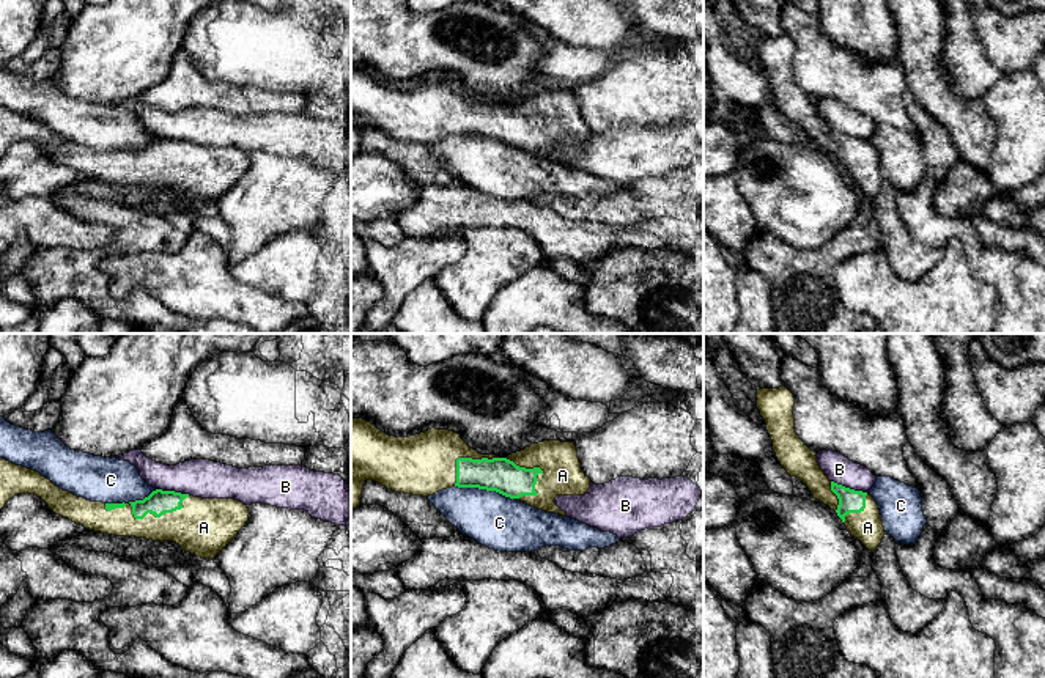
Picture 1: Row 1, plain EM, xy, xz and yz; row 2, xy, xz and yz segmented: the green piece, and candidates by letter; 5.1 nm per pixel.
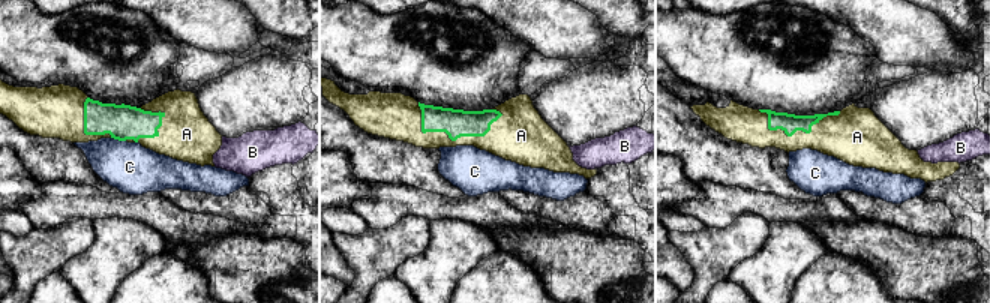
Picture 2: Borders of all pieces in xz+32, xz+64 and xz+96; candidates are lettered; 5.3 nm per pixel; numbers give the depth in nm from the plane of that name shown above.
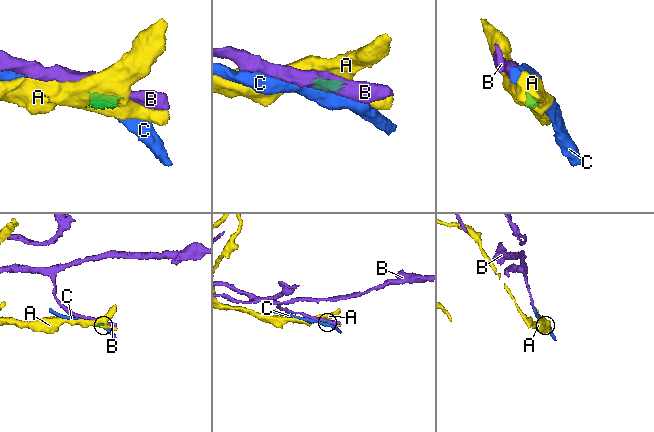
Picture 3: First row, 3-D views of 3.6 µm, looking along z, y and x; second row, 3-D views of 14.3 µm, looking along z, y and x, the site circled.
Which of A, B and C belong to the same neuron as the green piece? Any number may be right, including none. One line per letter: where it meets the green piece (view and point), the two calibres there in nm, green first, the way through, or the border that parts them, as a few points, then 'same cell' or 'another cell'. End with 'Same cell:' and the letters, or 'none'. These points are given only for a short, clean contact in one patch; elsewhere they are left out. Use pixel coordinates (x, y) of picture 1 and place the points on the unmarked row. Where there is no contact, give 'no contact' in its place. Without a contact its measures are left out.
A: contact xz (537, 115); calibres 180 and 200 nm; same cell
B: contact yz (849, 136); calibres 120 and 140 nm; another cell
C: contact xz (485, 136); calibres 180 and 280 nm; border xz (455, 132), (494, 137), (515, 147); another cell
Same cell: A

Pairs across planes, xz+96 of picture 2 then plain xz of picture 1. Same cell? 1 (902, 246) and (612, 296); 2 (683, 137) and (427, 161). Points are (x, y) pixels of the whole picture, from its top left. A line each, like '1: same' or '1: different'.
1: same
2: same

